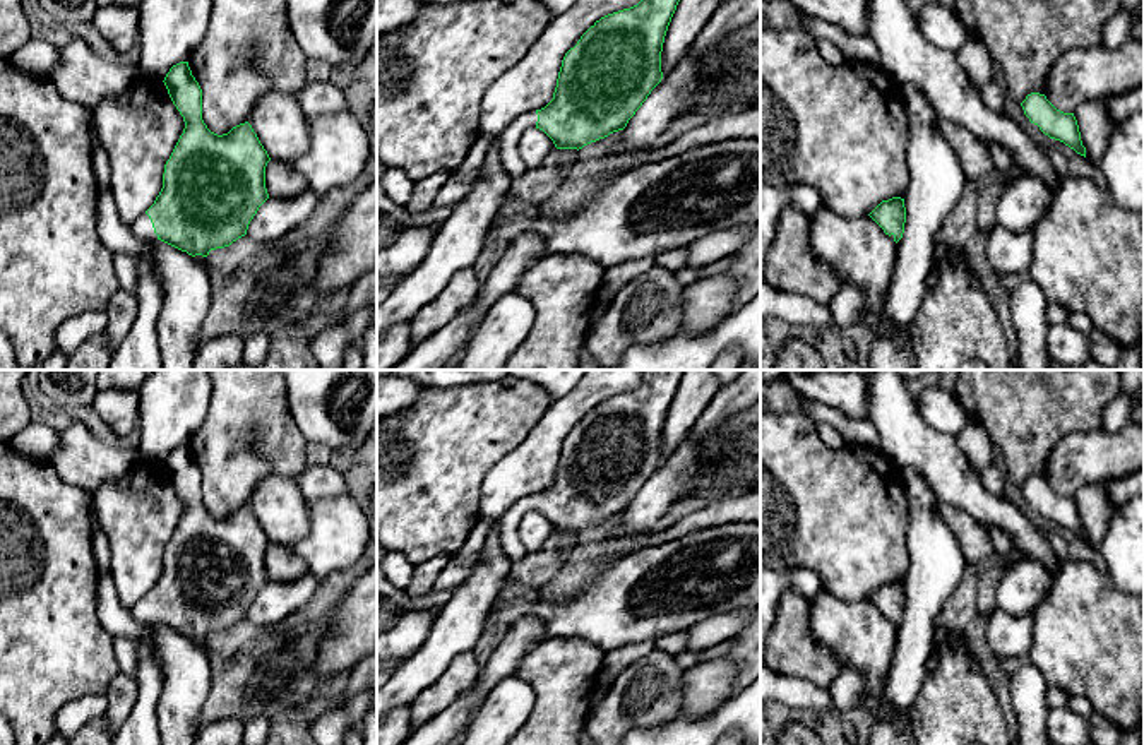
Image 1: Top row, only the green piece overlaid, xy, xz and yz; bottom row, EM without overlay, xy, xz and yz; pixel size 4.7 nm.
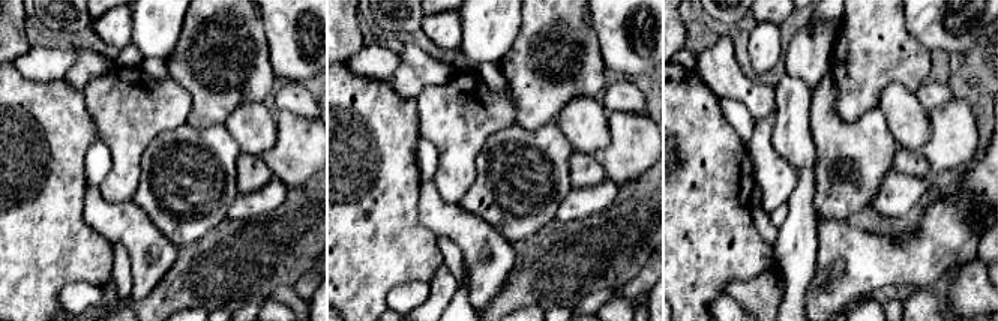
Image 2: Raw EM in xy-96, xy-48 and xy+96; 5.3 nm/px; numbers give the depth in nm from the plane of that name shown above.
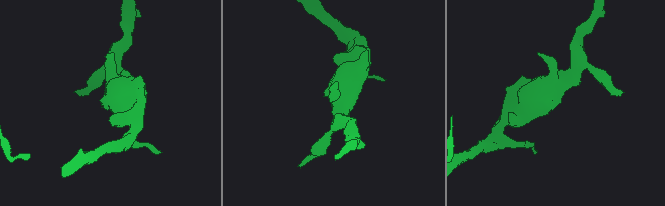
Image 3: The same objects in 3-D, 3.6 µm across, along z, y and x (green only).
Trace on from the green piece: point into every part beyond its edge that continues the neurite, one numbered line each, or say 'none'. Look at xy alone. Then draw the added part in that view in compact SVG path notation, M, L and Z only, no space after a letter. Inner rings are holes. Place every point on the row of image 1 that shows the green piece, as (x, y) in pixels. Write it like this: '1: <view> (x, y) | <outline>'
1: xy (142, 226) | M144 212L132 224L130 229L142 240L158 240L149 216Z

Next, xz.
1: xz (509, 137) | M536 111L522 113L505 130L498 134L502 166L512 182L521 178L527 171L526 164L522 163L517 152L517 144L524 130L529 127L536 127L536 122Z

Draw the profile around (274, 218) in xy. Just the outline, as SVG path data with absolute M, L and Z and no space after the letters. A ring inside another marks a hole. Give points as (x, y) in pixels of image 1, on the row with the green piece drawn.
M310 190L288 199L269 197L250 221L247 236L255 241L279 240L313 214L317 200Z

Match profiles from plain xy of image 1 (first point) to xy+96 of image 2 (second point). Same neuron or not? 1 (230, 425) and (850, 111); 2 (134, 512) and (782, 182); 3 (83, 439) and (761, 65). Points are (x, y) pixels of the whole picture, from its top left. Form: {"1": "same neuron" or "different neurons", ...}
{"1": "same neuron", "2": "same neuron", "3": "different neurons"}

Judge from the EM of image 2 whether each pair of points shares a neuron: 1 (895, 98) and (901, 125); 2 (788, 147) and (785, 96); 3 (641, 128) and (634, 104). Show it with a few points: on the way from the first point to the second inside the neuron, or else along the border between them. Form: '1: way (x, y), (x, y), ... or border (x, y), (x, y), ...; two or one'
1: way (898, 104), (901, 107), (901, 119); one
2: way (788, 135), (788, 108); one
3: border (610, 111), (646, 114); two

